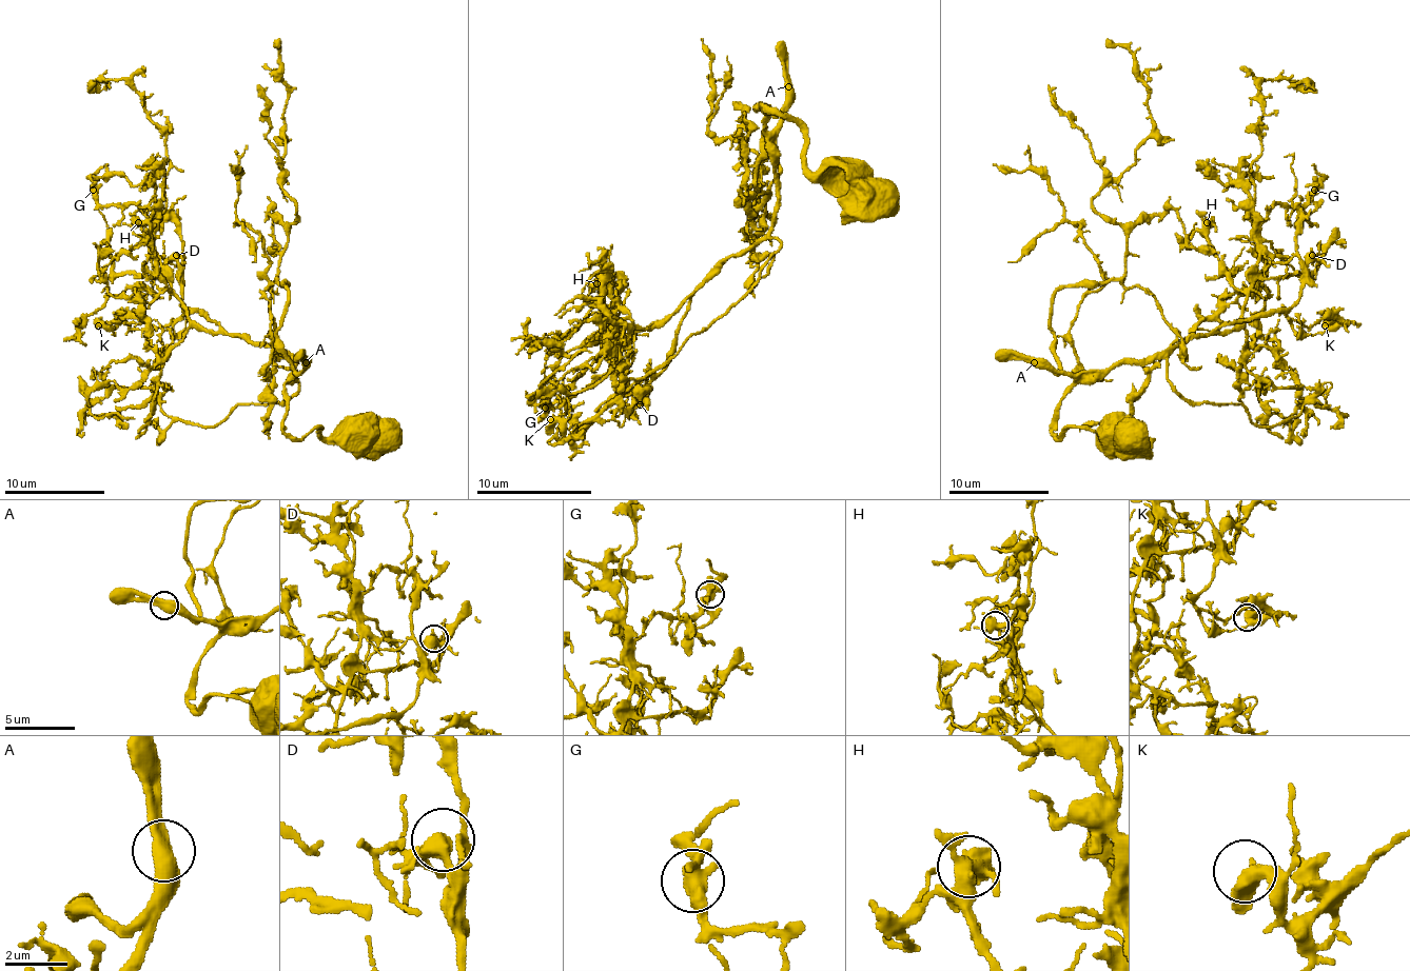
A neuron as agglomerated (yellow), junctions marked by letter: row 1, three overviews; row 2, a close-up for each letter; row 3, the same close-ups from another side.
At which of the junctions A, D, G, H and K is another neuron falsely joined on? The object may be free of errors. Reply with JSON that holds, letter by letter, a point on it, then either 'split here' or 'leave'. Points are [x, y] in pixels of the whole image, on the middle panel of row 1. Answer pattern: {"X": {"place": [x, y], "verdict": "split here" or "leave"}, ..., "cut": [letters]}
{"A": {"place": [788, 86], "verdict": "leave"}, "D": {"place": [640, 404], "verdict": "leave"}, "G": {"place": [545, 408], "verdict": "leave"}, "H": {"place": [596, 283], "verdict": "leave"}, "K": {"place": [550, 419], "verdict": "leave"}, "cut": []}

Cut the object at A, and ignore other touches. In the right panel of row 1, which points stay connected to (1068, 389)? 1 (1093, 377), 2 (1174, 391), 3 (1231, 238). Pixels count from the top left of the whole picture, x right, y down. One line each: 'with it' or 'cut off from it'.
1: with it
2: with it
3: with it

